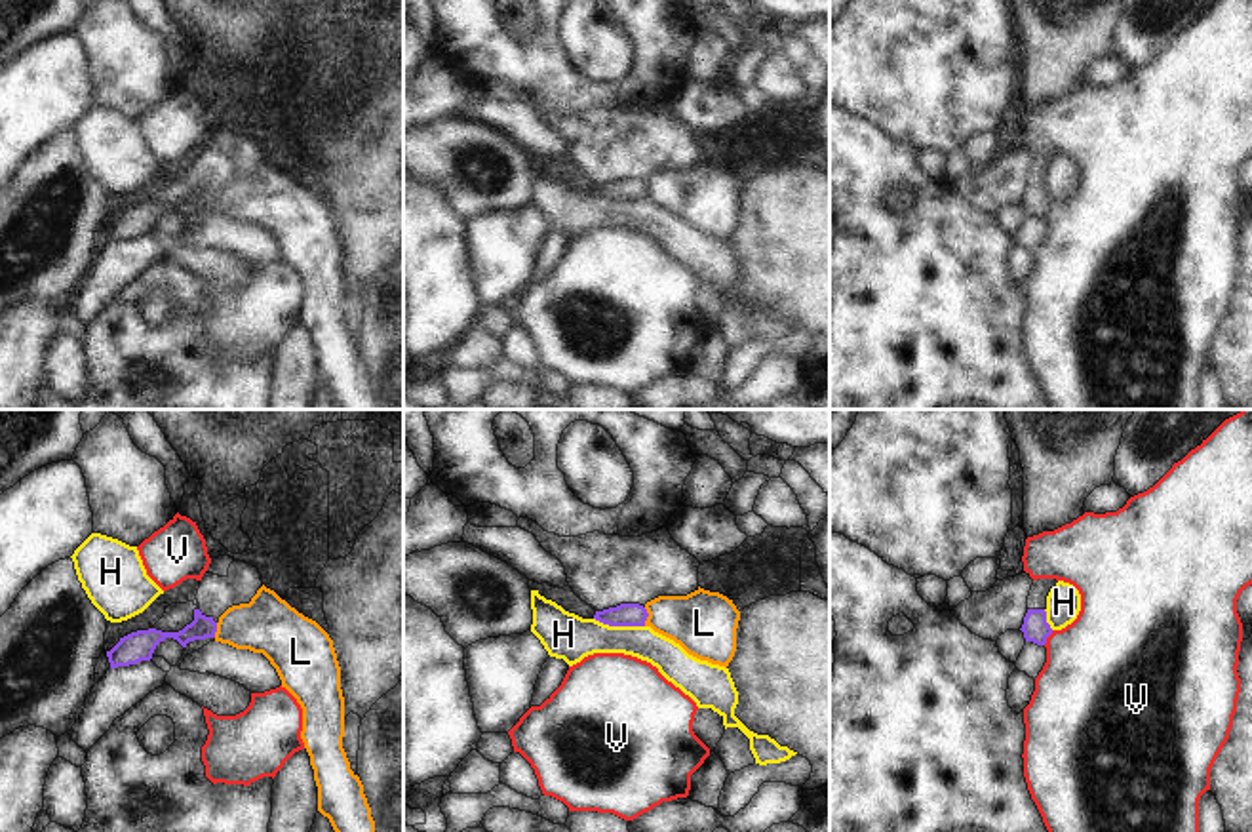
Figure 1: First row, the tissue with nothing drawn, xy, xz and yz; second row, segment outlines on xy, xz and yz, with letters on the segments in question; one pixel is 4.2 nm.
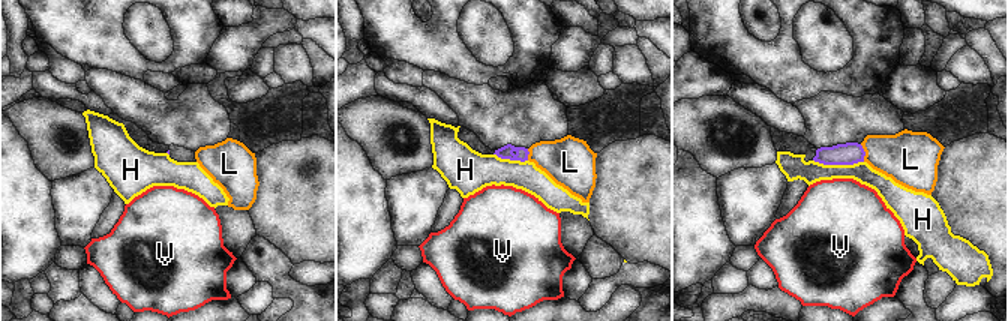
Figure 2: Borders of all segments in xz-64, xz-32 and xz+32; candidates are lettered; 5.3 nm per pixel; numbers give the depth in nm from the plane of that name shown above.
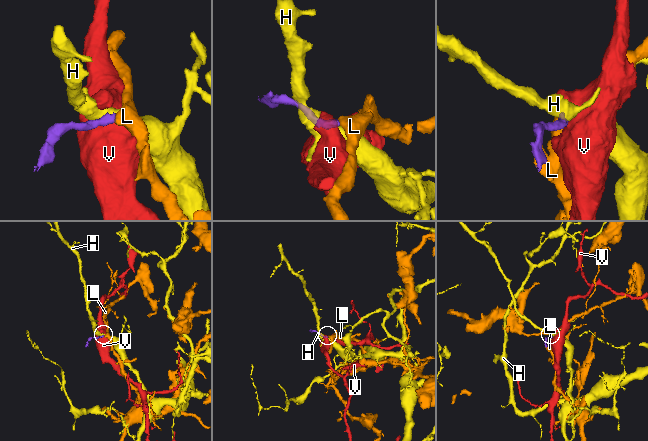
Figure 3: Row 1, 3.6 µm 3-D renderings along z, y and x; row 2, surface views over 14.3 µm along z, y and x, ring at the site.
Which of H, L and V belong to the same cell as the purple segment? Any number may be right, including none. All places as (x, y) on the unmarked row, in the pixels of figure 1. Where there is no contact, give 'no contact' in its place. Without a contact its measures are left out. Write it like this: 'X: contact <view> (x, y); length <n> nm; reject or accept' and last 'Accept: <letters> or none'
H: contact xz (619, 198); length 220 nm; reject
L: contact xz (647, 189); length 80 nm; reject
V: contact yz (1047, 210); length 80 nm; reject
Accept: none

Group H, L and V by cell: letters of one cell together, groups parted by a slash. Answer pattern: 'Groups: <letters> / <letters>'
Groups: H / L / V

